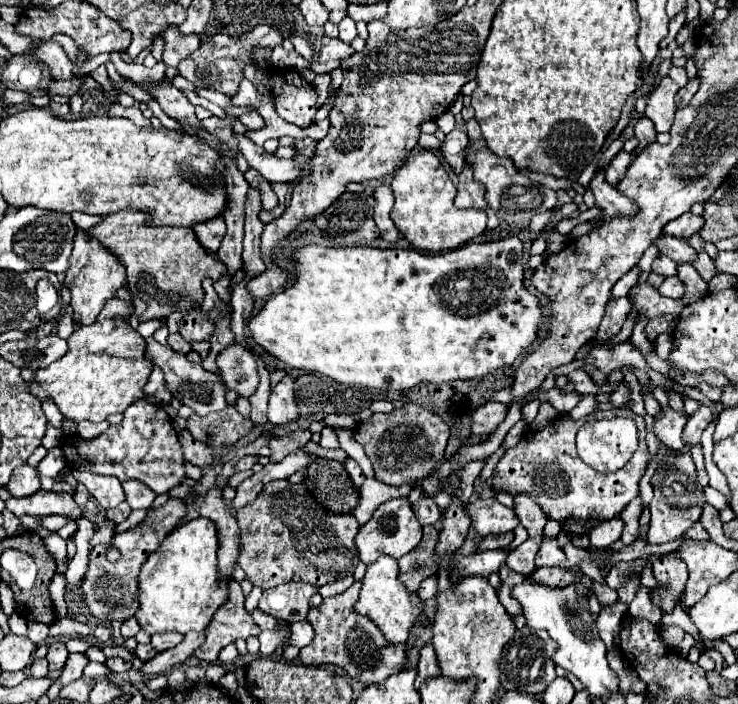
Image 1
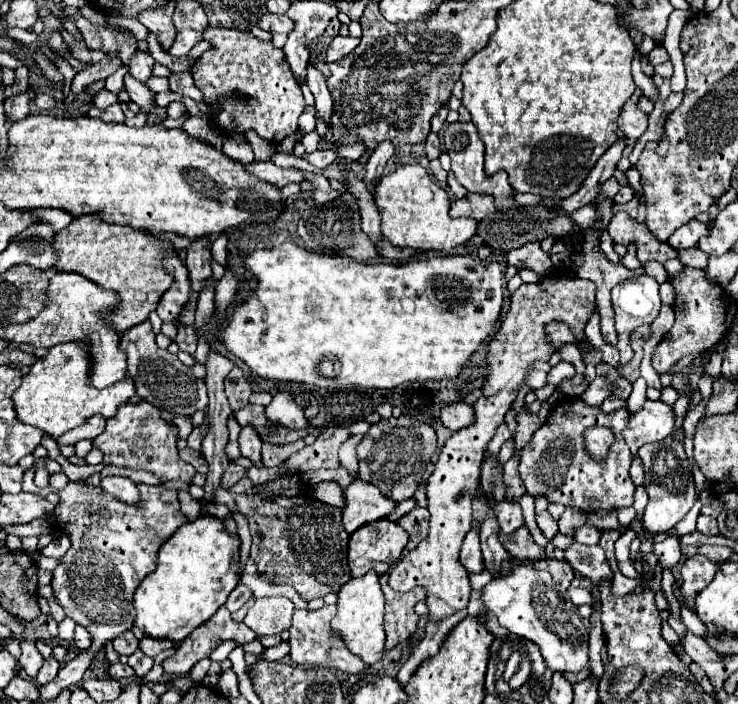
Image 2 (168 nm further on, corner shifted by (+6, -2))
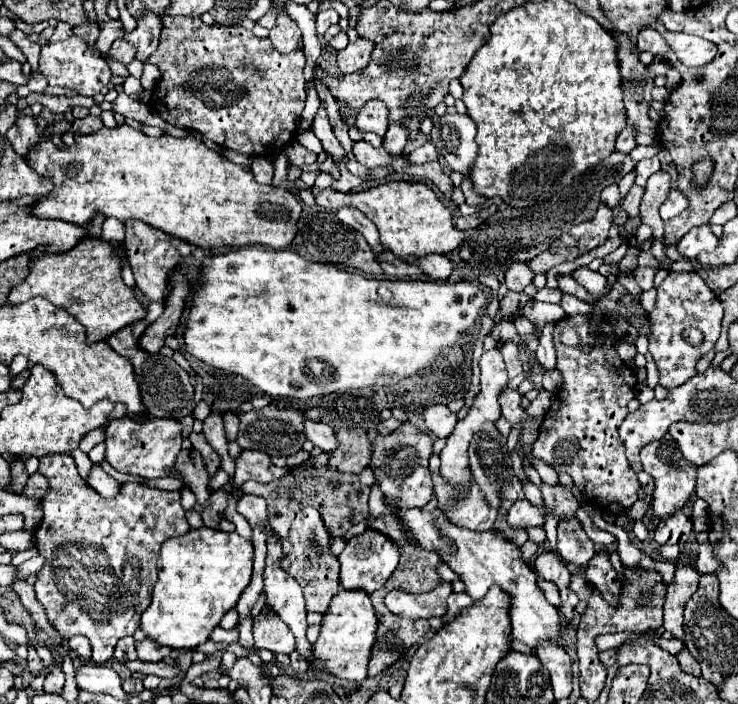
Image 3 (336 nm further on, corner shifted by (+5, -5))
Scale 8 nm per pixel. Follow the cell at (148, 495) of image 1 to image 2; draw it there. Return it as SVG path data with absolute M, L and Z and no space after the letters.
M105 476L101 480L101 488L107 490L113 498L127 502L127 504L135 504L137 502L137 484L131 482L129 478L123 476Z

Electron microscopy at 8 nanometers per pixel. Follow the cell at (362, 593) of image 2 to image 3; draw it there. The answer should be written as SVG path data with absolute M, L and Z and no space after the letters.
M340 589L340 593L332 599L324 619L322 619L322 631L314 647L314 659L318 663L318 669L332 673L334 677L348 679L348 681L362 681L368 677L368 663L376 639L378 629L378 617L372 607L370 595L366 591L346 591Z

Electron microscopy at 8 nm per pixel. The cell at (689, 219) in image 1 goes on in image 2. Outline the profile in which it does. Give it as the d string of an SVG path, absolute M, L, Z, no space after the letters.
M691 220L689 224L677 228L677 232L669 238L669 244L677 250L687 250L687 248L697 246L699 238L707 236L707 234L709 234L709 226L701 224L699 220Z

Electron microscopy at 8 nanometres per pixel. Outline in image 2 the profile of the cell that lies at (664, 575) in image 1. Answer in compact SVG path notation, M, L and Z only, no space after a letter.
M667 536L663 542L653 546L653 552L657 554L657 560L661 564L661 568L667 566L677 566L679 558L681 558L681 548L679 548L679 538L677 536Z

